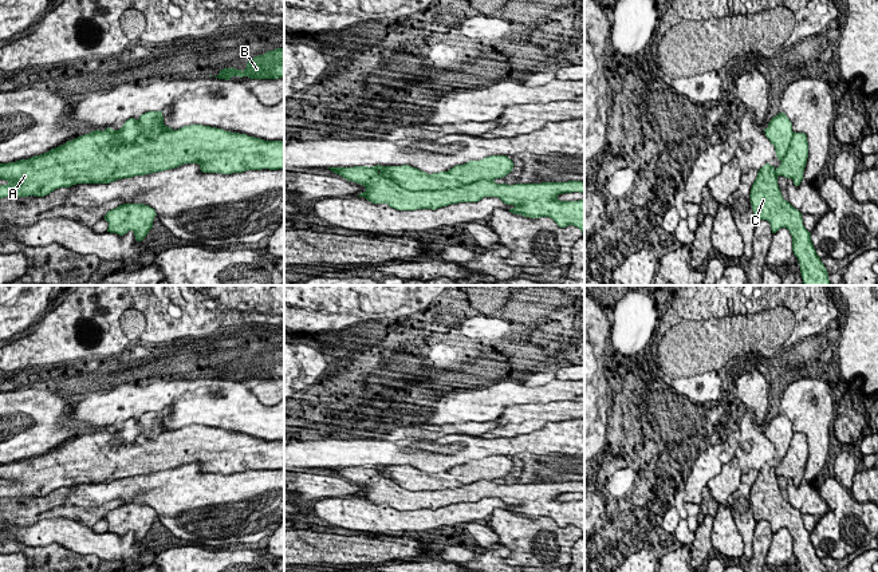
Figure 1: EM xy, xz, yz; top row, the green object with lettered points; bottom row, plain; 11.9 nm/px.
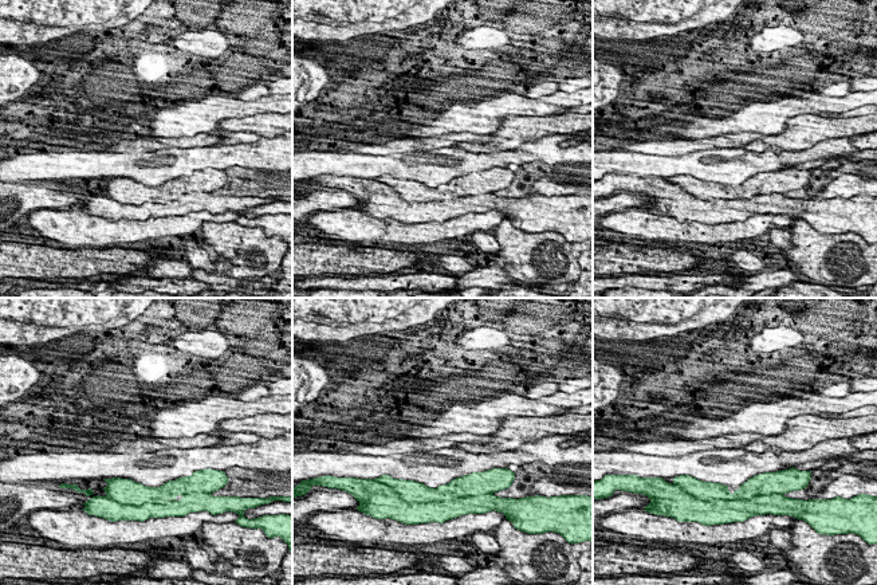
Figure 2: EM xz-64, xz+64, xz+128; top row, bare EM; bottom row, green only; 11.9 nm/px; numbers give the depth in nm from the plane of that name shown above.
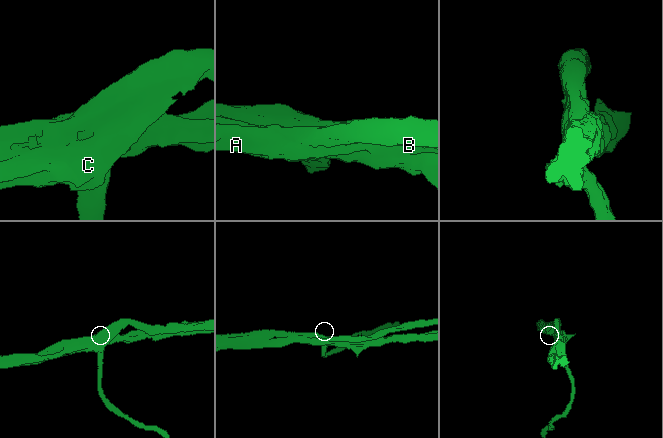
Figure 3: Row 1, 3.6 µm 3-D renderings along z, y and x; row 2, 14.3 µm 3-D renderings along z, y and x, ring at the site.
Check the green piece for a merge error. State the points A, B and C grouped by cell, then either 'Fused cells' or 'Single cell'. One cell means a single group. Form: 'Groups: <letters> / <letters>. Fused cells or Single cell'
Groups: A / B C. Fused cells

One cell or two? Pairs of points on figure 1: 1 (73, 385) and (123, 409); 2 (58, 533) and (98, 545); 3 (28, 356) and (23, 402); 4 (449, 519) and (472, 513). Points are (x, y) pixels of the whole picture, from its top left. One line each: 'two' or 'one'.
1: two
2: one
3: two
4: one

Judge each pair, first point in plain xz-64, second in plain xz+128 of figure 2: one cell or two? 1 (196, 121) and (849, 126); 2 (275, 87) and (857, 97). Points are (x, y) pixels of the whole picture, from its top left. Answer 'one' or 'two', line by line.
1: two
2: two

